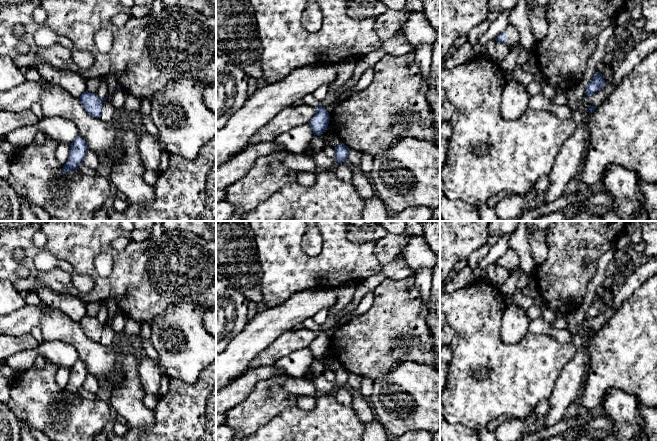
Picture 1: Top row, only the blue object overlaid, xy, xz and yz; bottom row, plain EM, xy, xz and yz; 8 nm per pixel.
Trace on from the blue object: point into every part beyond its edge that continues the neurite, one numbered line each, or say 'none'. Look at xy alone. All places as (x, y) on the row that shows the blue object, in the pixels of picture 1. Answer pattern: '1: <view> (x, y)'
none

